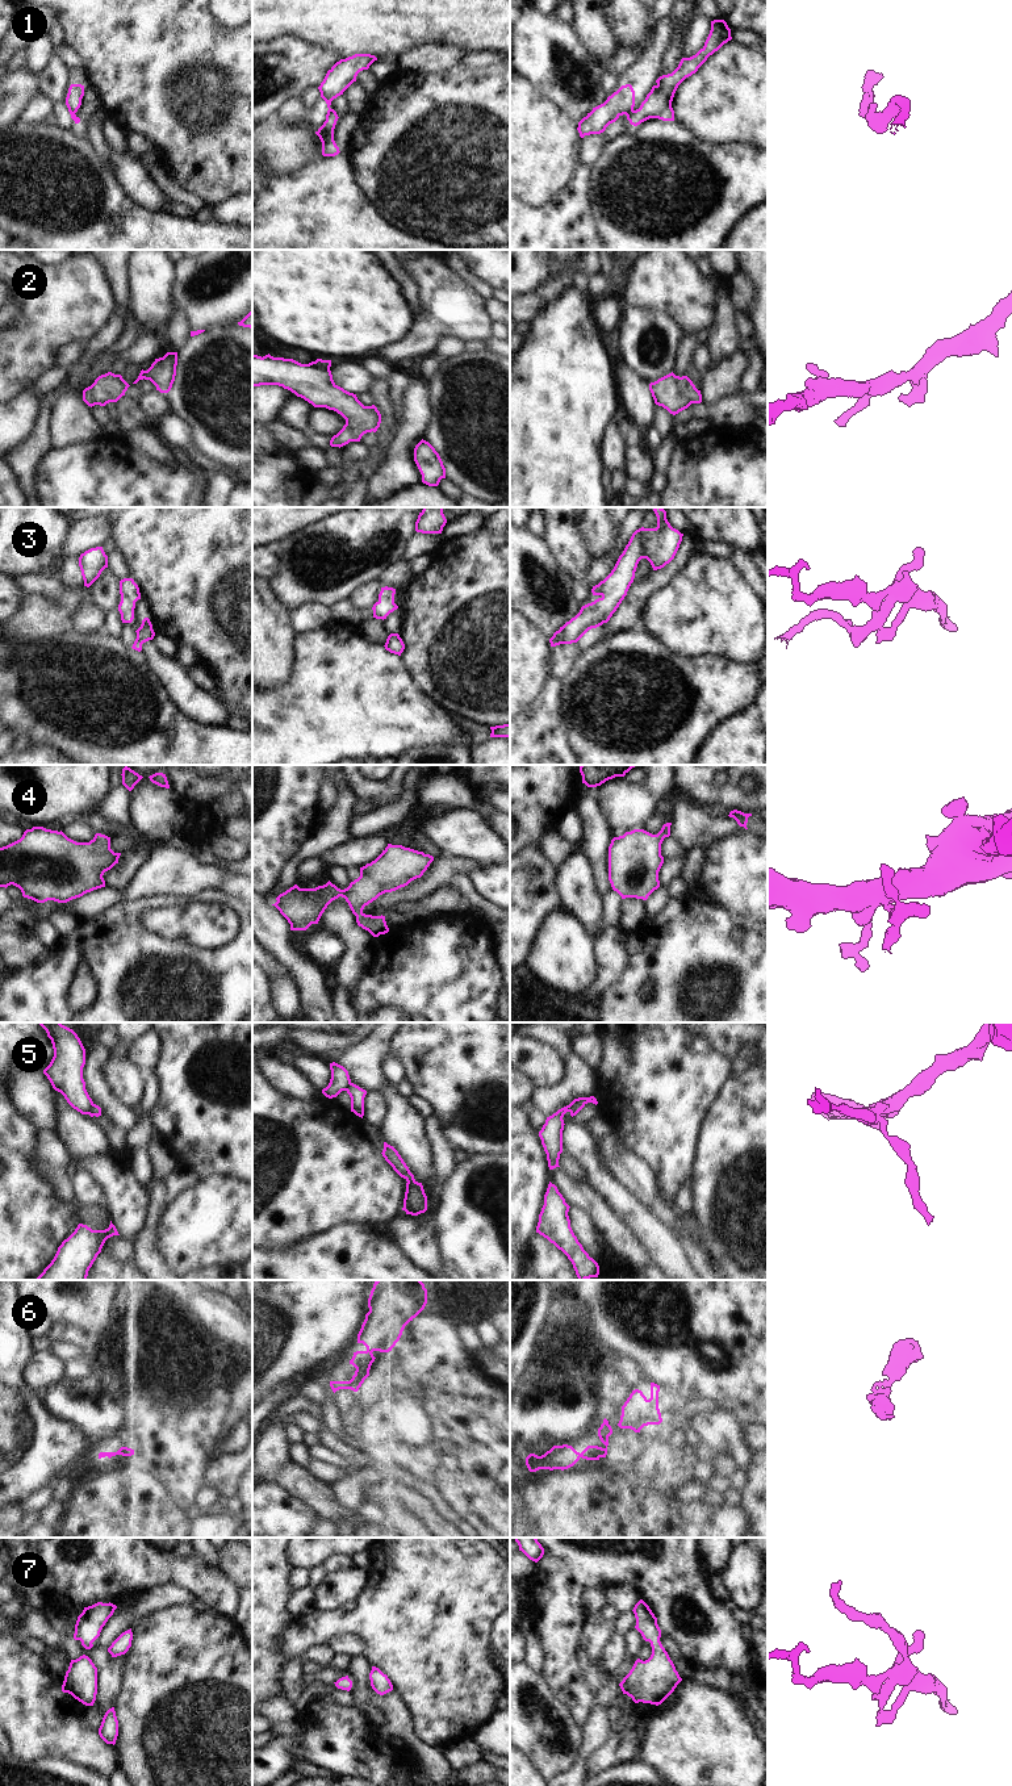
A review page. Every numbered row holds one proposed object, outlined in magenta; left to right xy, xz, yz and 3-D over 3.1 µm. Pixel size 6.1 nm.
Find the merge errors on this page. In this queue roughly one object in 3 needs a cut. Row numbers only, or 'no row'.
1, 5

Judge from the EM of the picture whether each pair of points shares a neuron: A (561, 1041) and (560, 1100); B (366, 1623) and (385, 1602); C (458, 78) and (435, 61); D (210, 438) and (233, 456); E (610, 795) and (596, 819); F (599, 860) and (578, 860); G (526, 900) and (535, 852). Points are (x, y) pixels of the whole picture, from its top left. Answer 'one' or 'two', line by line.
A: one
B: one
C: two
D: one
E: two
F: two
G: one

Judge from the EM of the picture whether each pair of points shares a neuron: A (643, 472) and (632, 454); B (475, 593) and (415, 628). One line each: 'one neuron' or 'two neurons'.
A: one neuron
B: one neuron

